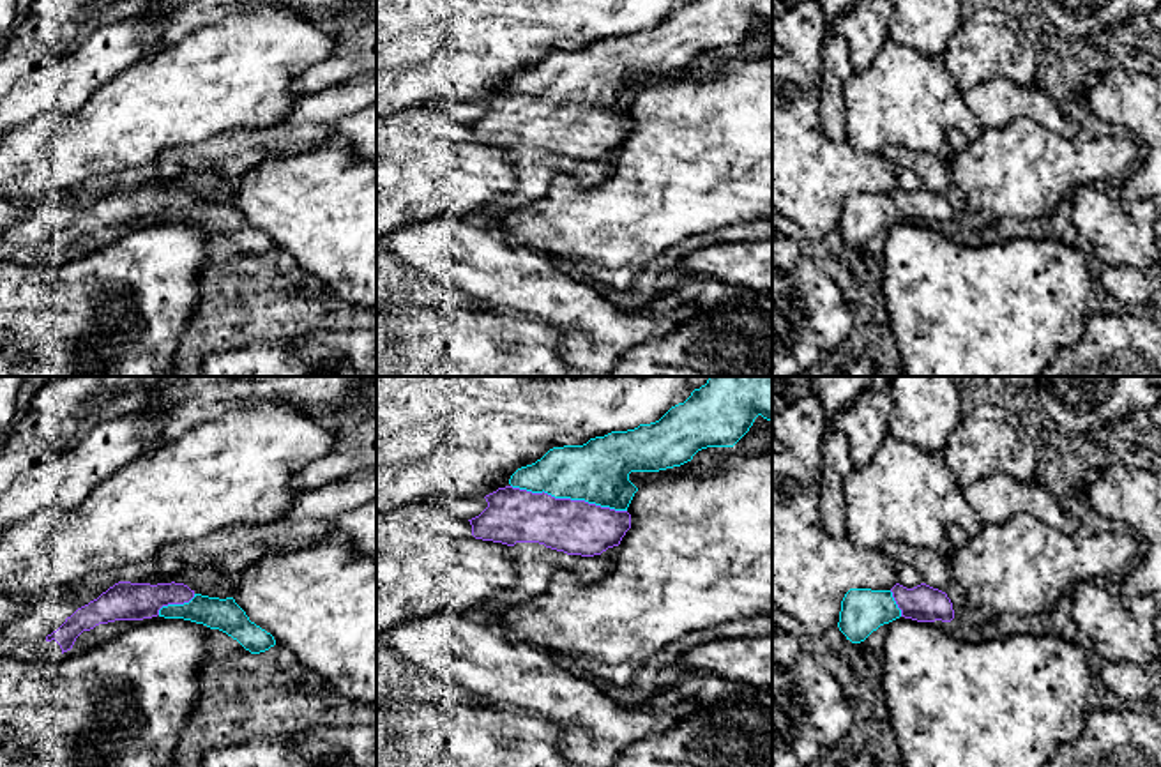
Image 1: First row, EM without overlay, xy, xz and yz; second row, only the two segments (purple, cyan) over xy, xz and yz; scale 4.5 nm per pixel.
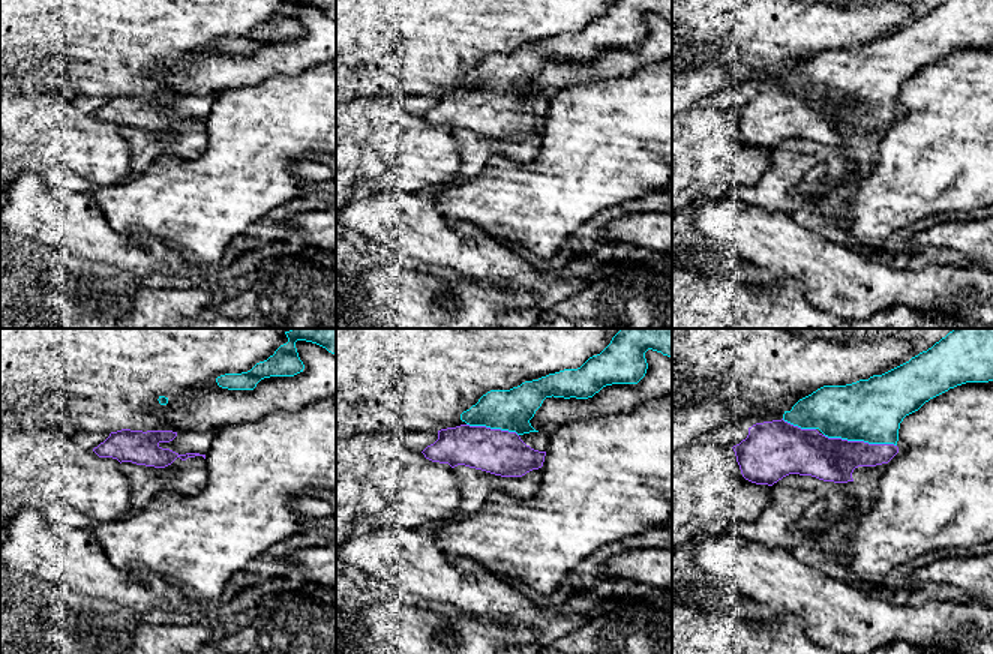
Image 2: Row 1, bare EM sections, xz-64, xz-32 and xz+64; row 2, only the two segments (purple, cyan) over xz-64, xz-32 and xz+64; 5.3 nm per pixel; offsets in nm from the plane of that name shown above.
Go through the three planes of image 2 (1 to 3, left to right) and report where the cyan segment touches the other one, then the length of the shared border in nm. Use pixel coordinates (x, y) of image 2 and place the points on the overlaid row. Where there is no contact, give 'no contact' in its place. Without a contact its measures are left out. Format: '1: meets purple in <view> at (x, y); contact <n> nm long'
1: no contact
2: meets purple in xz-32 at (492, 429); contact 280 nm long
3: meets purple in xz+64 at (860, 441); contact 400 nm long

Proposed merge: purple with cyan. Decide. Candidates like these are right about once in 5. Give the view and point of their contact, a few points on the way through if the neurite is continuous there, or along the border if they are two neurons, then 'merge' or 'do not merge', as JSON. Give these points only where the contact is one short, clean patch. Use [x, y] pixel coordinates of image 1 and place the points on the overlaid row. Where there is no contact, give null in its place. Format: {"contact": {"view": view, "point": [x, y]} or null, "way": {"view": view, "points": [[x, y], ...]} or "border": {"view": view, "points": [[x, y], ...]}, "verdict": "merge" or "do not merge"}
{"contact": {"view": "xz", "point": [569, 499]}, "verdict": "merge"}

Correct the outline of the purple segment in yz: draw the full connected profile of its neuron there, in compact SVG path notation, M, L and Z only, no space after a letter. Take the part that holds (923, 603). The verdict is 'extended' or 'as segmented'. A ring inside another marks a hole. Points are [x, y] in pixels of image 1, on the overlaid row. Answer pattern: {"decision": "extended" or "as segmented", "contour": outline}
{"decision": "extended", "contour": "M896 583L891 590L850 589L841 601L838 627L846 640L861 643L880 626L899 617L951 622L954 610L945 592L926 583L914 589Z"}

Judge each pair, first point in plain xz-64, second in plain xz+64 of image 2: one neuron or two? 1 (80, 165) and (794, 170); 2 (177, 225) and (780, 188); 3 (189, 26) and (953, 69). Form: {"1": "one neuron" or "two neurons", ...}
{"1": "two neurons", "2": "two neurons", "3": "two neurons"}

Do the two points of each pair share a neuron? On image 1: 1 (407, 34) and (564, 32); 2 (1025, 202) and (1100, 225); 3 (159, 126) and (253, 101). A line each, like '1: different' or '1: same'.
1: same
2: different
3: same

